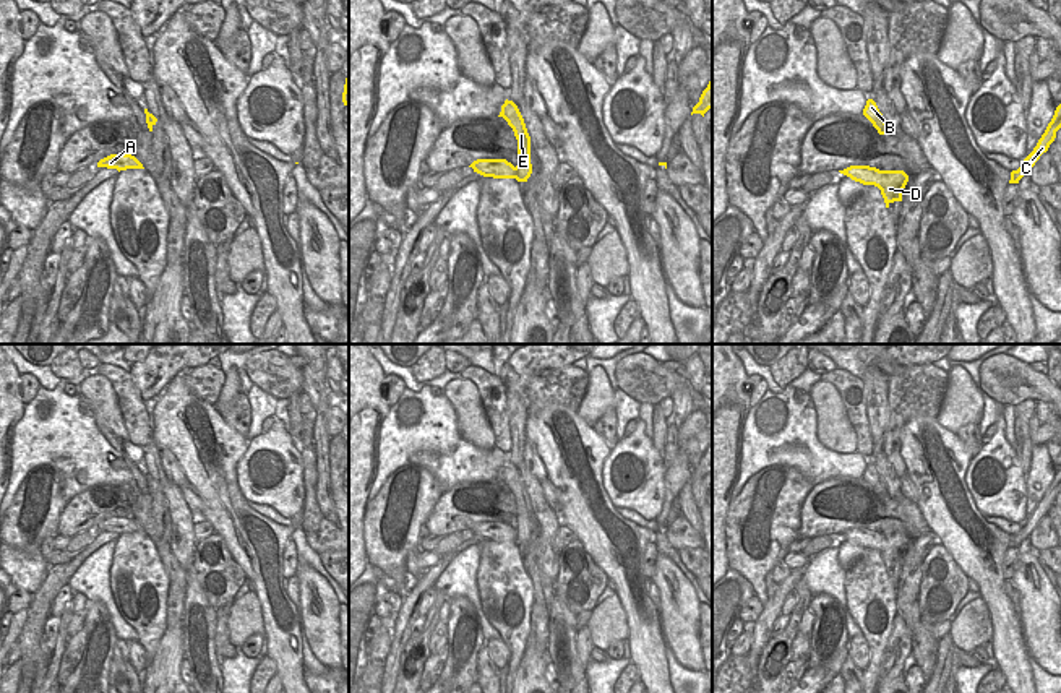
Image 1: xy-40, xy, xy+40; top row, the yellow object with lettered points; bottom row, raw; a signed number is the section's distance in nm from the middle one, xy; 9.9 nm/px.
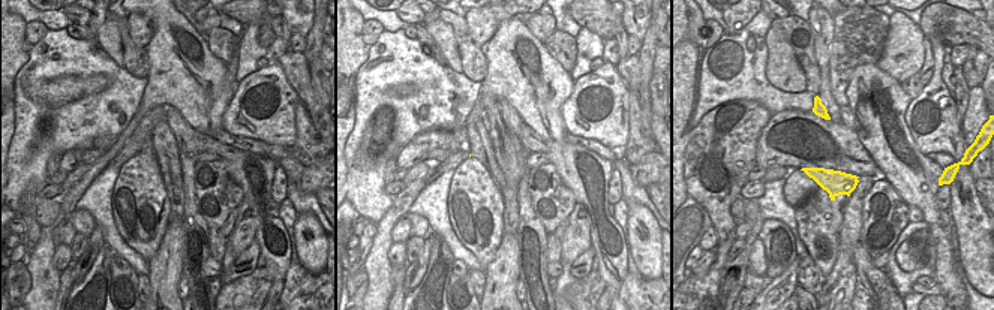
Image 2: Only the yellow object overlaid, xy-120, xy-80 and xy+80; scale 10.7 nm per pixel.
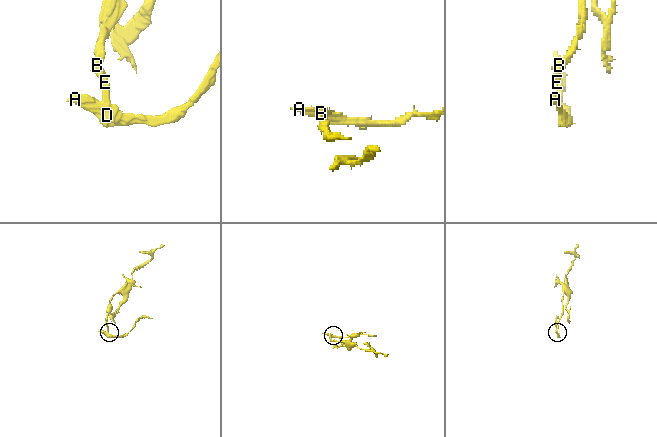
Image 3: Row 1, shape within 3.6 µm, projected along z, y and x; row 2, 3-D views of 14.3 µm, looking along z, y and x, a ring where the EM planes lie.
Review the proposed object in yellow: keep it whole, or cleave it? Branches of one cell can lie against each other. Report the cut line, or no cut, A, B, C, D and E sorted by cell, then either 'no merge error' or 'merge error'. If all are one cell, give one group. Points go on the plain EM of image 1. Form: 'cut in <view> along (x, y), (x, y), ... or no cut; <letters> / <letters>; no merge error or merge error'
cut in xy along (516, 529), (516, 538), (523, 544); A C D / B E; merge error

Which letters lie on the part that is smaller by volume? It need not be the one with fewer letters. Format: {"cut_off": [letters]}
{"cut_off": ["A", "C", "D"]}

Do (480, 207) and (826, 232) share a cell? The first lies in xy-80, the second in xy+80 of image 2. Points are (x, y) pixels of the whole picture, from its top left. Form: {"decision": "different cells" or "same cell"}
{"decision": "same cell"}

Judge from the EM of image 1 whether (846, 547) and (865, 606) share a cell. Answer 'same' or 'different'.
different

